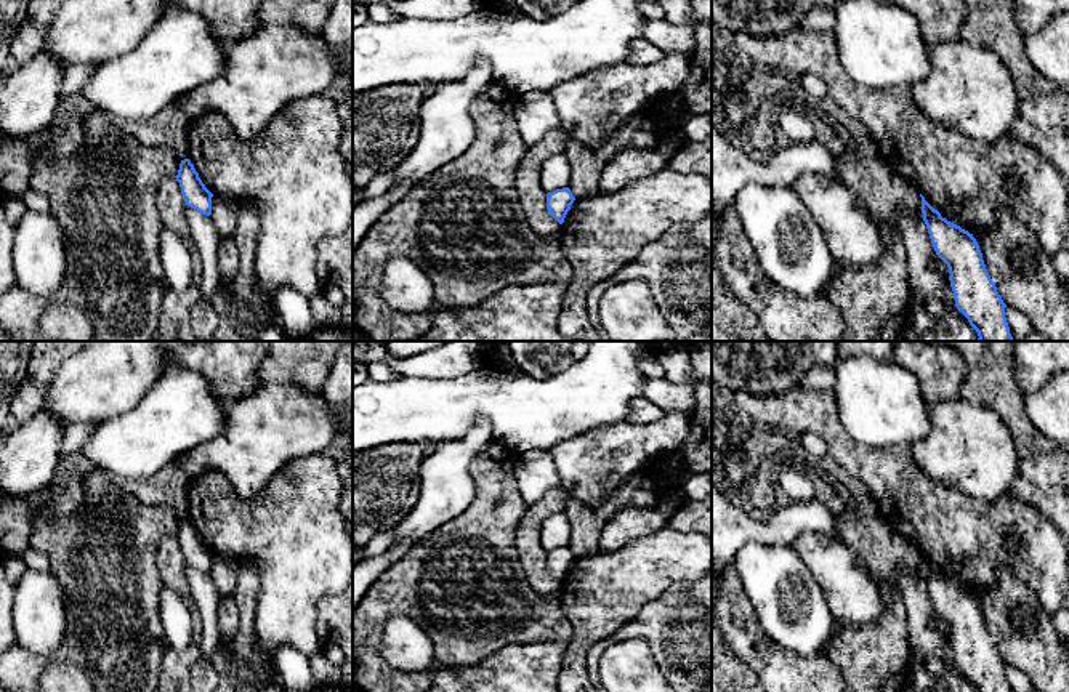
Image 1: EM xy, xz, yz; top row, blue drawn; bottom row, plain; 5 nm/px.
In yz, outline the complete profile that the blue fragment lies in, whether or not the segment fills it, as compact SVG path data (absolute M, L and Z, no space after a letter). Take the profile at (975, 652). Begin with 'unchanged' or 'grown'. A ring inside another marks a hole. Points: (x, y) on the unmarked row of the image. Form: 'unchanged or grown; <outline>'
unchanged; M922 556L922 572L936 614L949 626L957 668L978 692L1010 692L1002 655L973 593L947 580Z

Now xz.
unchanged; M569 546L556 548L556 549L547 553L547 567L548 567L550 573L559 583L563 583L574 559L575 559L575 556L572 554Z

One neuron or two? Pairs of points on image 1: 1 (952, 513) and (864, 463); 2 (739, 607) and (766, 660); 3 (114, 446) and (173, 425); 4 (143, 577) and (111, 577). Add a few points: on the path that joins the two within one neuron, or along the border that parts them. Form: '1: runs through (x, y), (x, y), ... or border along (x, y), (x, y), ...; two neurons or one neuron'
1: runs through (930, 513), (925, 513), (887, 474); one neuron
2: runs through (739, 620), (739, 627), (757, 647); one neuron
3: runs through (129, 446), (138, 444), (159, 430); one neuron
4: runs through (135, 577), (119, 577); one neuron

